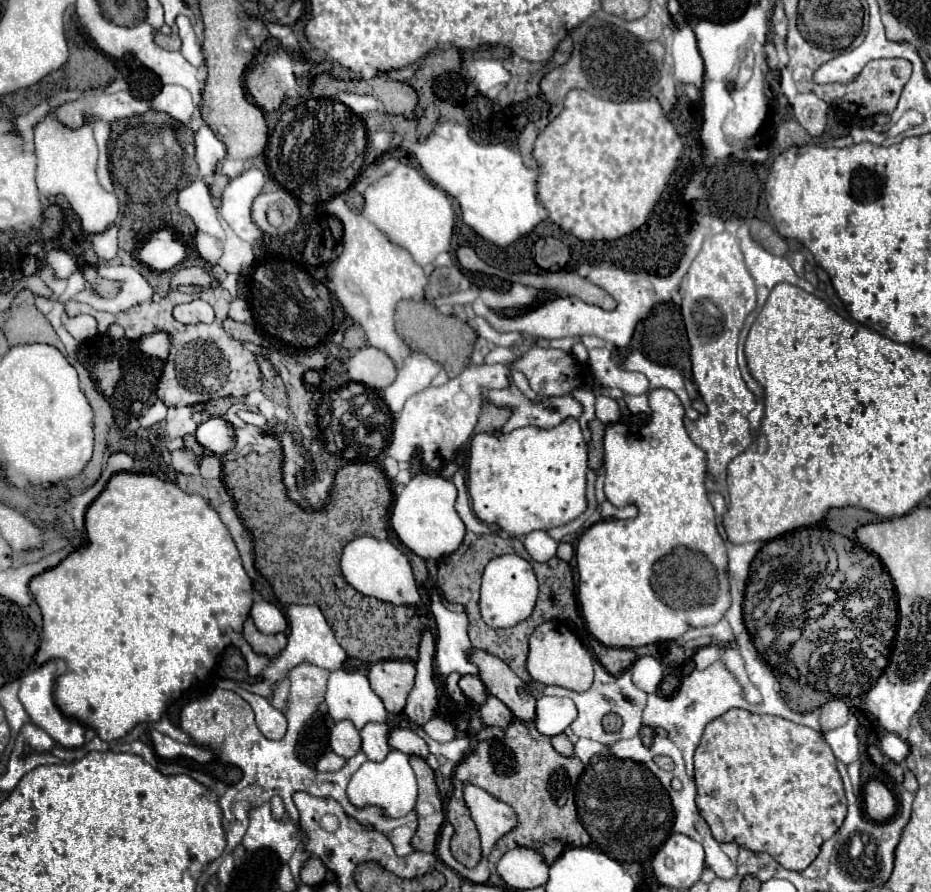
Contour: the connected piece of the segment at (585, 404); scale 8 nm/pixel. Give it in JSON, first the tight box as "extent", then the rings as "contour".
{"extent":[574,389,596,429],"contour":[[[576,389],[574,393],[576,393],[578,403],[582,405],[582,415],[580,415],[578,421],[580,421],[582,429],[586,429],[586,423],[588,423],[590,419],[594,419],[594,403],[596,403],[596,395],[594,395],[592,389]]]}

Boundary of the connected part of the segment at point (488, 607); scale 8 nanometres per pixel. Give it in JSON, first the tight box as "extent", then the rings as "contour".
{"extent":[480,554,538,627],"contour":[[[516,554],[494,557],[482,575],[482,591],[480,591],[480,609],[482,619],[490,627],[512,627],[530,617],[538,595],[538,581],[534,569],[527,560]]]}

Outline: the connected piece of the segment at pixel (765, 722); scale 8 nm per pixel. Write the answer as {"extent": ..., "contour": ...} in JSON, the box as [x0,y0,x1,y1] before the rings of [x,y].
{"extent":[694,709,846,871],"contour":[[[730,709],[724,713],[724,717],[716,717],[716,721],[710,721],[704,729],[702,741],[694,753],[694,781],[696,781],[696,807],[700,809],[700,815],[708,823],[712,837],[716,837],[718,843],[738,843],[746,847],[748,851],[762,851],[768,853],[772,859],[776,859],[784,869],[790,871],[804,871],[820,853],[820,847],[824,841],[828,841],[844,823],[846,817],[846,797],[844,797],[844,787],[842,787],[842,777],[836,769],[836,757],[826,743],[824,735],[820,731],[814,731],[804,725],[796,725],[788,719],[776,717],[776,715],[756,715],[744,709]]]}

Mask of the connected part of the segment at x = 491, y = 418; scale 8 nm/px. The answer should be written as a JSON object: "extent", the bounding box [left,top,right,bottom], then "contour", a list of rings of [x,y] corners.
{"extent":[474,401,512,433],"contour":[[[484,401],[482,405],[482,411],[480,411],[480,417],[478,417],[478,425],[474,429],[474,433],[494,433],[498,429],[502,429],[502,425],[508,421],[508,417],[512,415],[512,409],[510,407],[498,407],[494,405],[492,401]]]}

